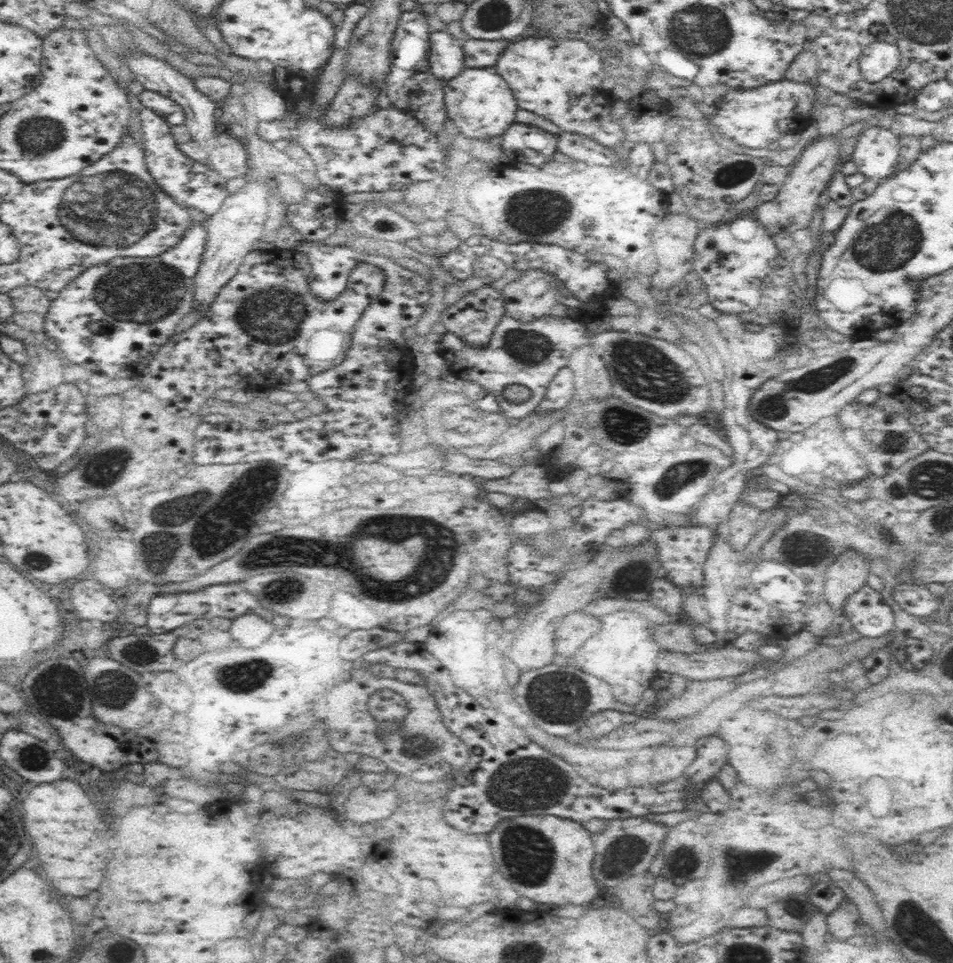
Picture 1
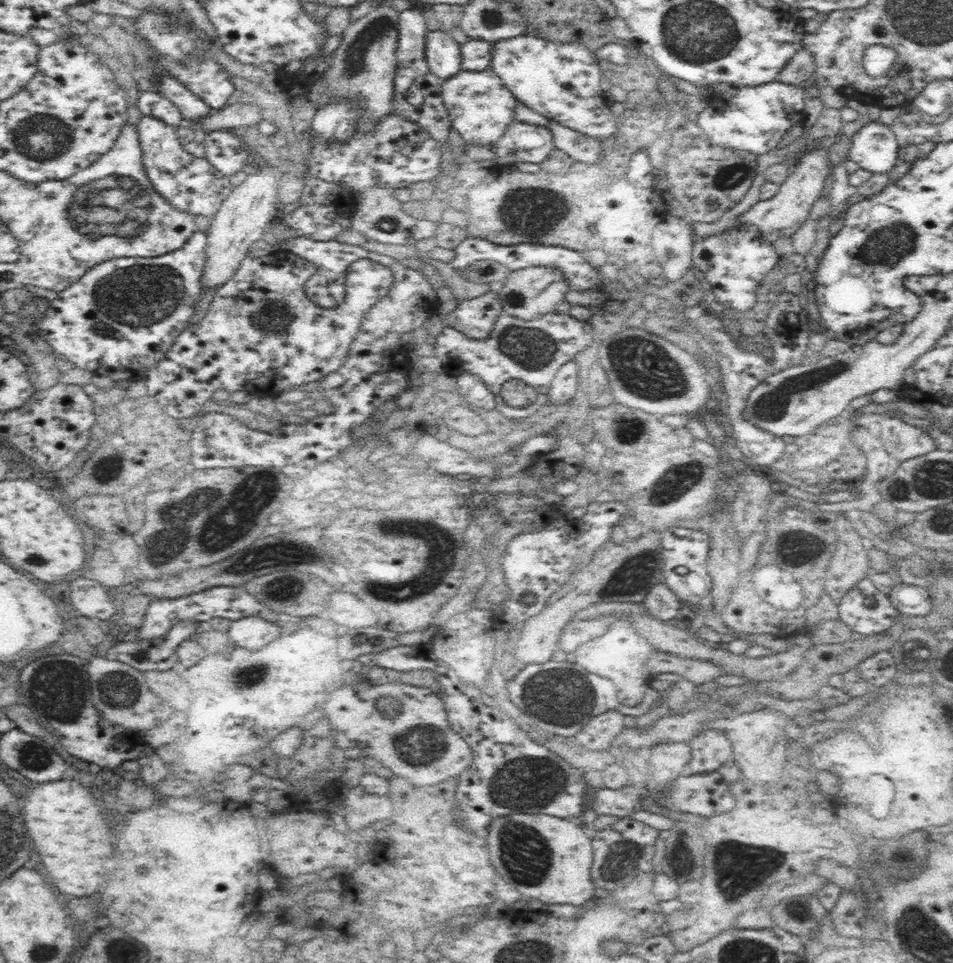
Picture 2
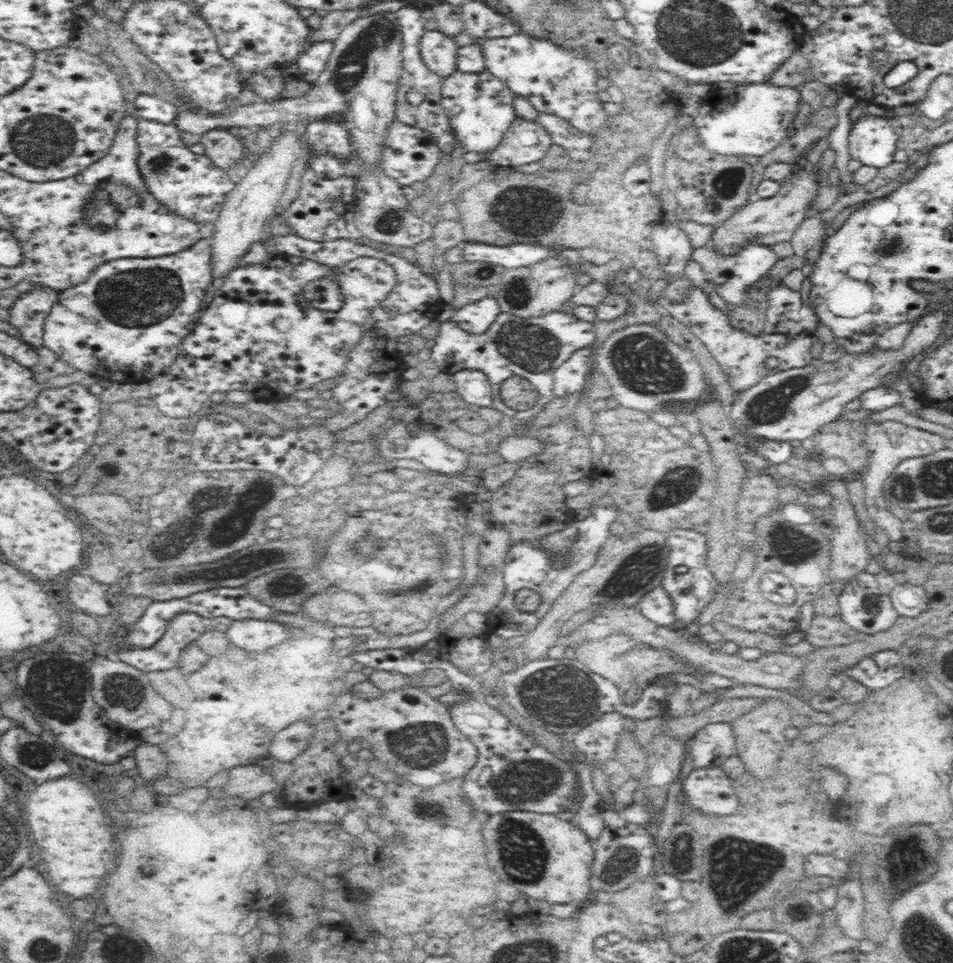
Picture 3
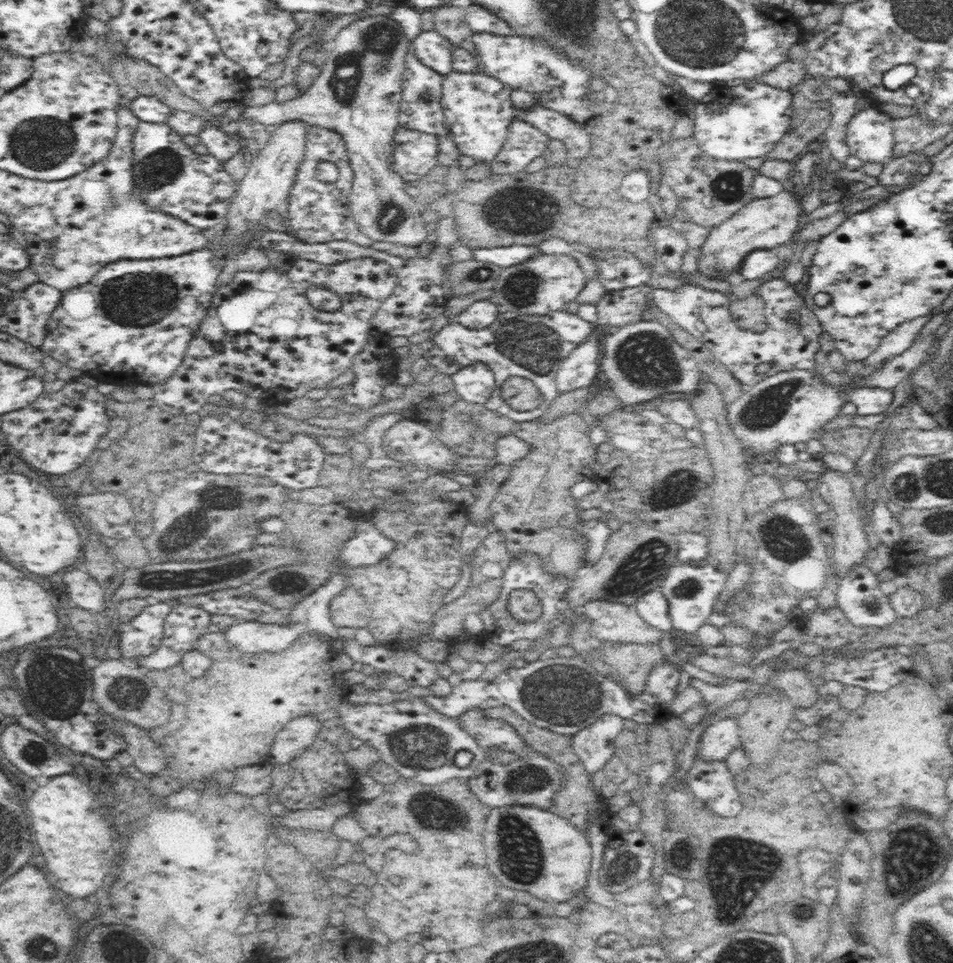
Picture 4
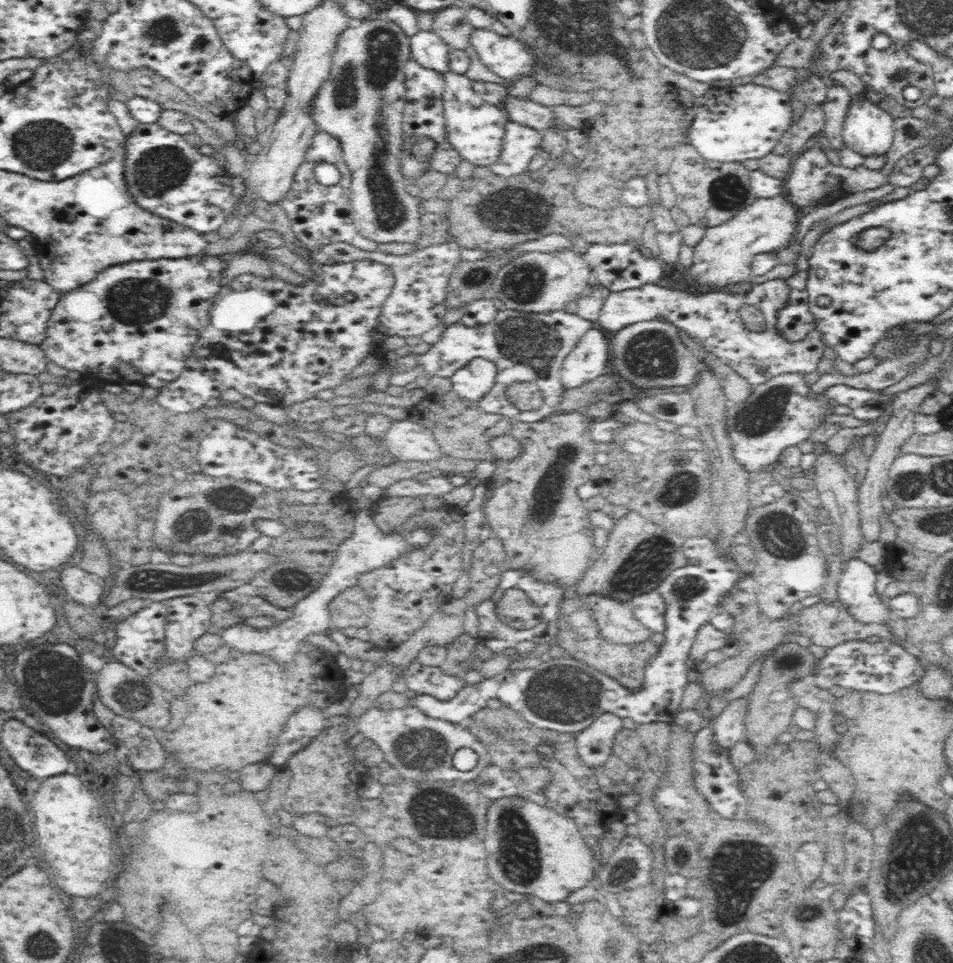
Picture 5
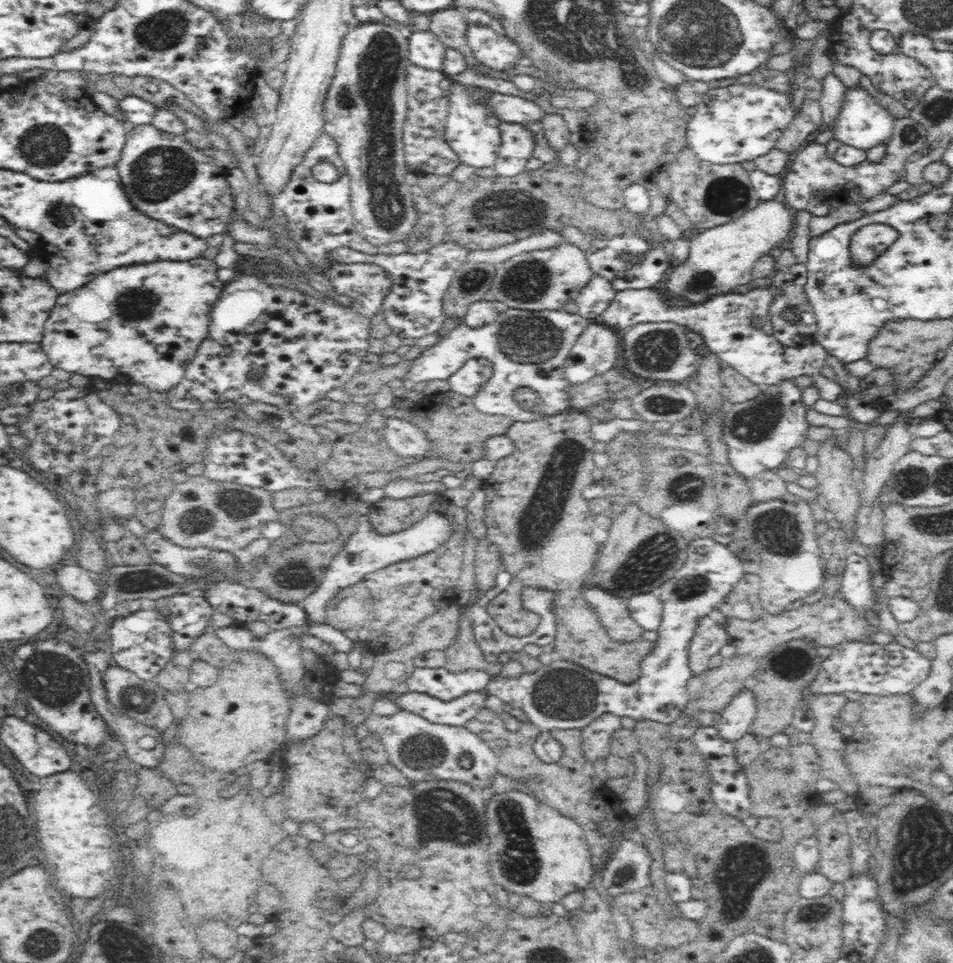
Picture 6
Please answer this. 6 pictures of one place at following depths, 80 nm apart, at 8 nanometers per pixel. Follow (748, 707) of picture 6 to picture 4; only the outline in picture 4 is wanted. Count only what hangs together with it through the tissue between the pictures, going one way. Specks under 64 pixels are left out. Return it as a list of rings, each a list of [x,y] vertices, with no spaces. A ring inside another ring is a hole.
[[[718,719],[714,721],[697,742],[697,758],[705,762],[722,760],[740,746],[740,728],[737,719]]]

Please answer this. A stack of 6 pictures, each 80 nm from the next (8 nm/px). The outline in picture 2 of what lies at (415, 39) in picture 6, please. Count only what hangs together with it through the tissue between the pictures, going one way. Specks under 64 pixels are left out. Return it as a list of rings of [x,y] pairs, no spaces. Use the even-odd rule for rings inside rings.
[[[444,30],[428,31],[424,52],[429,70],[440,79],[450,79],[461,72],[461,44]]]

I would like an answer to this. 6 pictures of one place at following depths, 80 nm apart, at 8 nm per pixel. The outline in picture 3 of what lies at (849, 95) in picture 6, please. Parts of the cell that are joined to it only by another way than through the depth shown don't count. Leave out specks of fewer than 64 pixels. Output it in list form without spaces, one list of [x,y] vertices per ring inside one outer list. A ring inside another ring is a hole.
[[[870,109],[852,123],[849,135],[852,159],[863,166],[884,168],[899,156],[897,135],[885,112]]]

